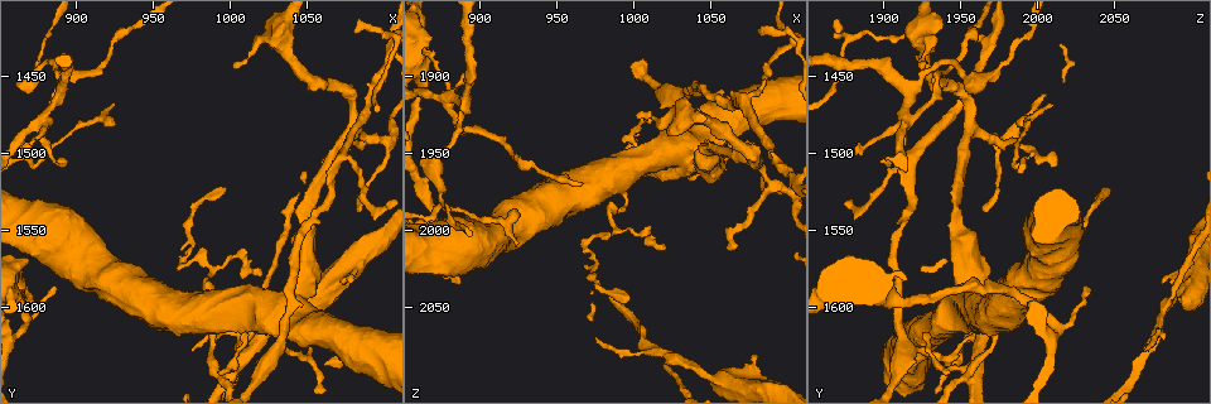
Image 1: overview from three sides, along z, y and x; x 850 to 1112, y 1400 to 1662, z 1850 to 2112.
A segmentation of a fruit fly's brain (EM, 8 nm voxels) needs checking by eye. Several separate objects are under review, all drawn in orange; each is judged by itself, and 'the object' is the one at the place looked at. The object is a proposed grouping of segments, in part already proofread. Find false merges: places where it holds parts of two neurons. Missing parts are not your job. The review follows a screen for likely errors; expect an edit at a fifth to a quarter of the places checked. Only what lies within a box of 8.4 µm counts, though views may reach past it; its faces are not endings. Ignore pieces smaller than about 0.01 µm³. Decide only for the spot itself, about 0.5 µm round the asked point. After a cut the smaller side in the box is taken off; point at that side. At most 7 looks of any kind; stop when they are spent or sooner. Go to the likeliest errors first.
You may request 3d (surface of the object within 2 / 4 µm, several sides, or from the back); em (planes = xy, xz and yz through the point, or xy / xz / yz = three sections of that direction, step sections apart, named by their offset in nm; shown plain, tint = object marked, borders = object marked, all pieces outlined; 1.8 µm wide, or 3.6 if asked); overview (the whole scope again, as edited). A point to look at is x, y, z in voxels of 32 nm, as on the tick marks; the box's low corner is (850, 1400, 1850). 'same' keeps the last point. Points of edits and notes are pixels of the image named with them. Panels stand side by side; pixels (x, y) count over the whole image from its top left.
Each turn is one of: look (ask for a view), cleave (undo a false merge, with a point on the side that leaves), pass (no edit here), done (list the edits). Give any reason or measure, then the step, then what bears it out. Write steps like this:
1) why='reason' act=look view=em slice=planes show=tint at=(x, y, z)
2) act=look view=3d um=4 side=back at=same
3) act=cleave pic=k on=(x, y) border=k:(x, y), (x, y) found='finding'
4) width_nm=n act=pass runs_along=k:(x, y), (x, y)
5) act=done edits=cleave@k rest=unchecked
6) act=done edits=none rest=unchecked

why='looks like a crossing' act=look view=em slice=planes show=tint at=(1034, 1628, 1916)

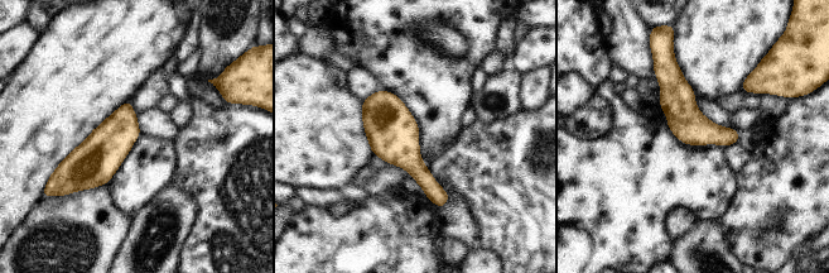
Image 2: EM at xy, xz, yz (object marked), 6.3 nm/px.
width_nm=220 act=pass found='one neuron here'

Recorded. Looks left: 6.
why='four-way junction' act=look view=em slice=planes show=borders at=(1090, 1492, 1970)

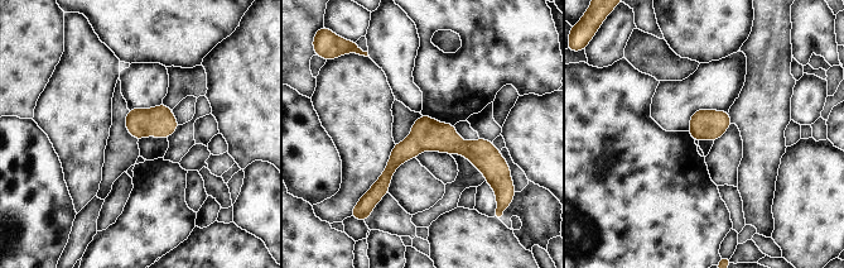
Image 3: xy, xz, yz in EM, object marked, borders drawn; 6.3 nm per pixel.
act=pass runs_along=3:(493, 158), (416, 142), (374, 188) found='continuous, no second neuron'

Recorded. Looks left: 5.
why='sharp bend' act=look view=3d um=2 at=(1070, 1502, 1916)

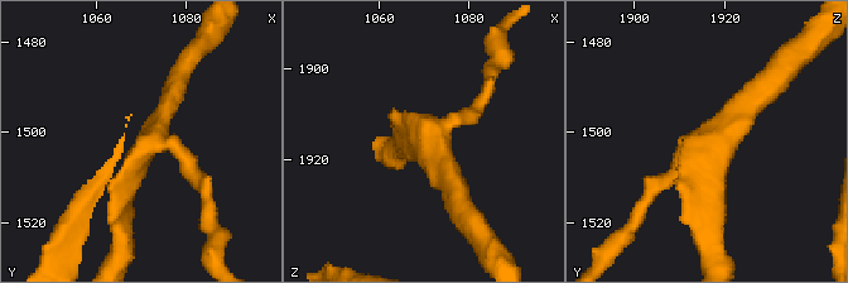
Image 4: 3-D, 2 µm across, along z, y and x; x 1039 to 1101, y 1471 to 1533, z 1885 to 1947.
arms=3 act=look view=em slice=planes show=tint at=(1069, 1505, 1917)

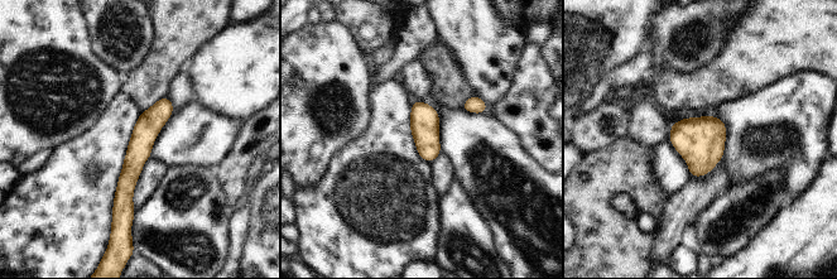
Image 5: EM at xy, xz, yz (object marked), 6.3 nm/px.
act=pass found='continuous, no second neuron'

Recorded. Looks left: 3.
act=done edits=none rest=unchecked

